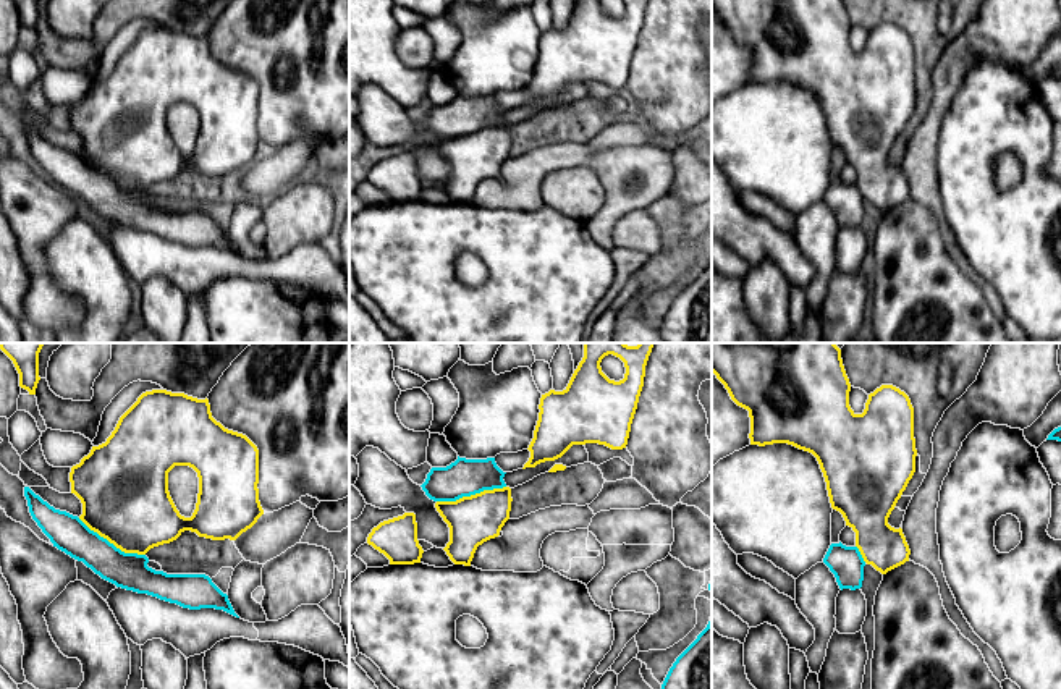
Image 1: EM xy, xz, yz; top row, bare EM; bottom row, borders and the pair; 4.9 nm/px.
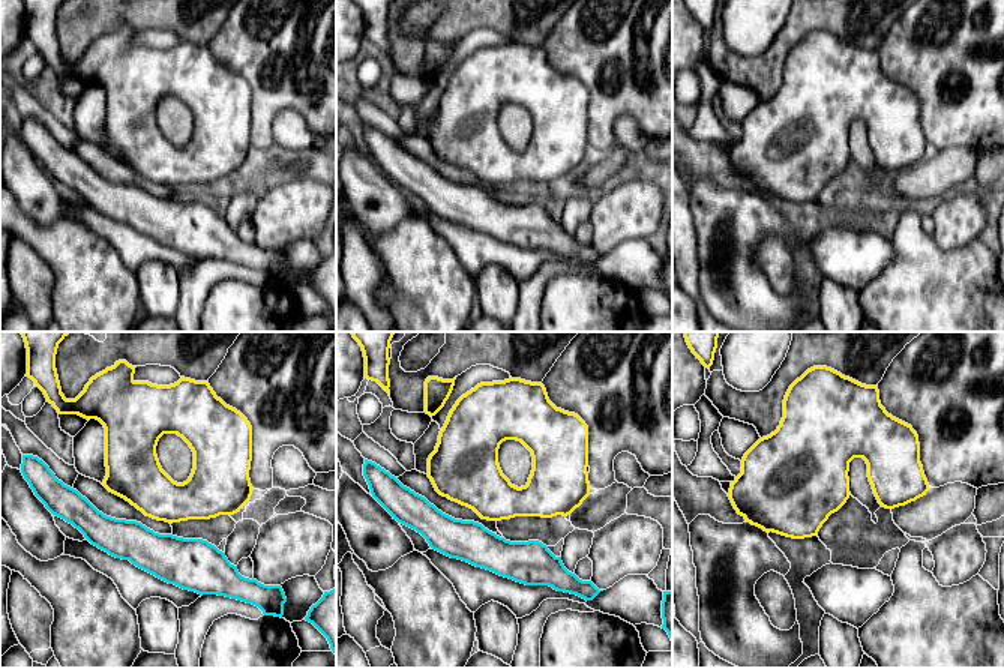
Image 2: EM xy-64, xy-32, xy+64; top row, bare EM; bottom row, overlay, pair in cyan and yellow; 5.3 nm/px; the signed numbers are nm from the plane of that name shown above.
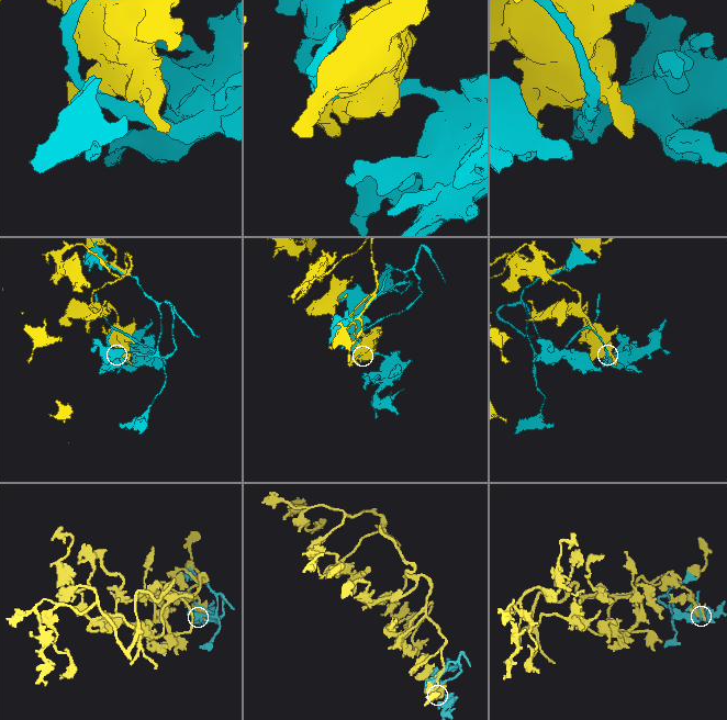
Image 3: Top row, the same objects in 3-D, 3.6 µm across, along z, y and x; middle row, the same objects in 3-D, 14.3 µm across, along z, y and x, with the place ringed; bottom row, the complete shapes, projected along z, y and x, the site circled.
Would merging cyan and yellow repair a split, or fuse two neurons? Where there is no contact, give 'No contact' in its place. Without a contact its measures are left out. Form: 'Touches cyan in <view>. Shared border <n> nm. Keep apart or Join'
Touches cyan in xz. Shared border 360 nm. Join

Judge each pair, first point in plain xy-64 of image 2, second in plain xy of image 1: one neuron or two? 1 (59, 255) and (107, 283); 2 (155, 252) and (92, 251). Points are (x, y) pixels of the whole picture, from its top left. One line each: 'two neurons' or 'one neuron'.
1: one neuron
2: two neurons

